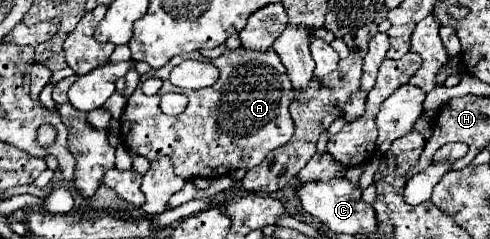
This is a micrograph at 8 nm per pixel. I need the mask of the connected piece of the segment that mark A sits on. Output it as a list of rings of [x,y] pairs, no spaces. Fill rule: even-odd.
[[[237,48],[233,52],[227,50],[223,56],[213,60],[213,64],[221,72],[219,80],[211,88],[203,88],[203,90],[183,90],[183,88],[177,88],[169,82],[169,72],[177,64],[181,64],[183,60],[185,60],[183,56],[177,56],[167,66],[163,66],[159,70],[149,70],[147,74],[141,76],[141,82],[145,82],[147,78],[161,78],[163,80],[163,88],[155,96],[145,96],[141,92],[141,88],[137,88],[131,94],[131,98],[127,100],[125,112],[119,118],[119,122],[121,122],[121,142],[125,144],[125,148],[133,156],[143,156],[149,162],[159,160],[161,156],[169,156],[171,162],[173,162],[175,174],[185,178],[185,180],[197,178],[197,176],[219,178],[219,176],[227,176],[231,170],[239,170],[239,168],[251,170],[253,166],[261,164],[271,150],[289,142],[289,138],[293,136],[293,120],[291,120],[291,114],[289,114],[291,86],[289,86],[287,74],[285,74],[285,66],[281,66],[281,60],[277,58],[275,50],[267,50],[267,52],[261,52],[261,54],[245,50],[245,48]],[[167,92],[179,92],[179,94],[185,94],[189,98],[189,106],[185,108],[183,114],[165,116],[161,112],[159,100]]]

